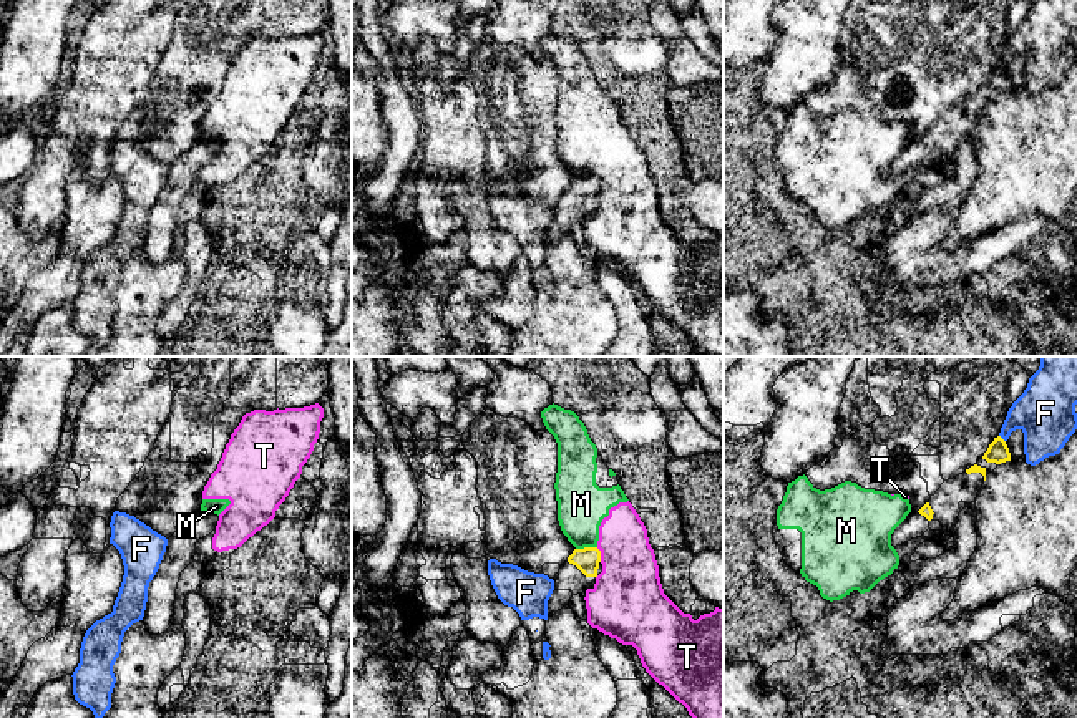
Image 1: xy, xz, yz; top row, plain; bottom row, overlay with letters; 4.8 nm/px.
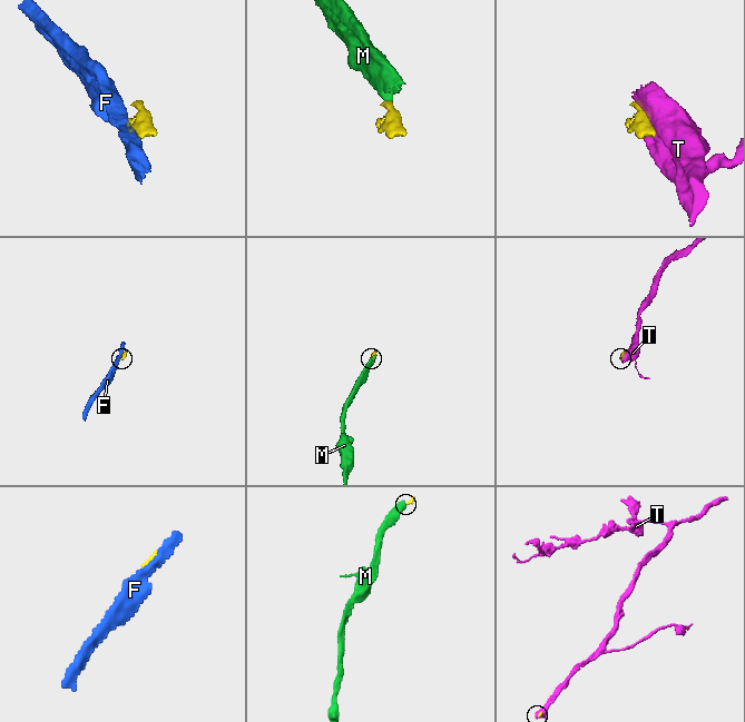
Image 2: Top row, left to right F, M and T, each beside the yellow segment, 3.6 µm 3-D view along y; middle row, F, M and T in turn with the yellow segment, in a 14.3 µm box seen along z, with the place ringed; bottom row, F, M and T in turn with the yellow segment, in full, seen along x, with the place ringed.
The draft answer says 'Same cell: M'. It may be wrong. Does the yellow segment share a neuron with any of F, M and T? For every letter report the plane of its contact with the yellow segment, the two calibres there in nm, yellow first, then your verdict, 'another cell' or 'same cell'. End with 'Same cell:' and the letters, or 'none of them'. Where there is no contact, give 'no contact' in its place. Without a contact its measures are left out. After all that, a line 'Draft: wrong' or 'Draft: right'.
F: meets yellow in yz; 110 nm thick on the yellow side, 280 nm on the other; another cell
M: meets yellow in xz; 120 nm thick on the yellow side, 240 nm on the other; another cell
T: meets yellow in xz; 120 nm thick on the yellow side, 340 nm on the other; another cell
Same cell: none of them
Draft: wrong

